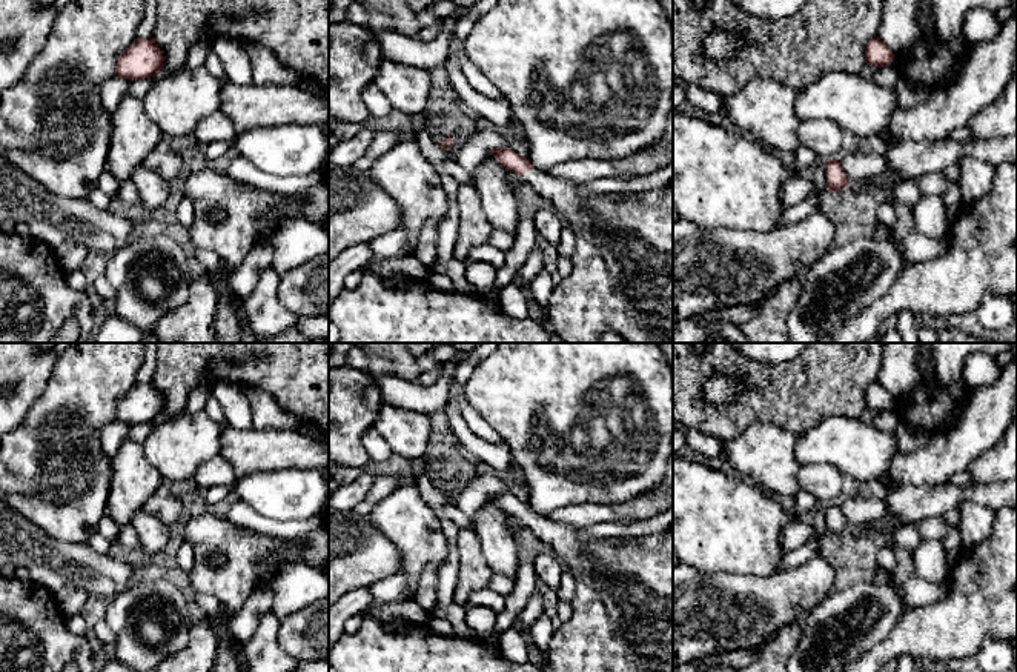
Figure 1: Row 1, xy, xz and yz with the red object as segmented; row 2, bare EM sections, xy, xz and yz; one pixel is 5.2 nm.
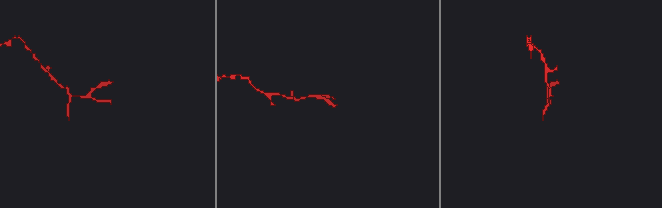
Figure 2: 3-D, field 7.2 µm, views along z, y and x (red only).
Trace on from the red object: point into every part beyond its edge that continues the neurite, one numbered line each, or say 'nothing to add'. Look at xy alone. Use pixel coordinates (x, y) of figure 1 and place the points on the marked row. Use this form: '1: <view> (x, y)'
nothing to add

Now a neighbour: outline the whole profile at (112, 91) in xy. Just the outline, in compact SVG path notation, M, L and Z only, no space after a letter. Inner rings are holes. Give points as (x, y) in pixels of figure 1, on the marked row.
M112 77L100 86L101 106L112 121L108 171L118 183L131 180L146 155L167 145L161 129L146 115L143 98L128 94L131 83Z

